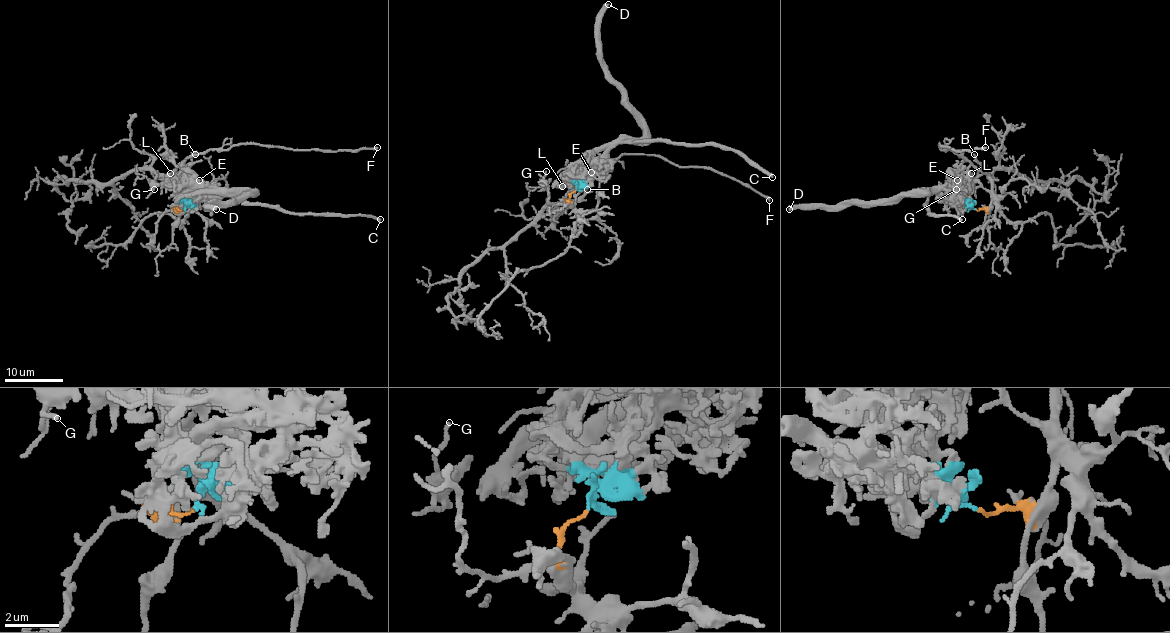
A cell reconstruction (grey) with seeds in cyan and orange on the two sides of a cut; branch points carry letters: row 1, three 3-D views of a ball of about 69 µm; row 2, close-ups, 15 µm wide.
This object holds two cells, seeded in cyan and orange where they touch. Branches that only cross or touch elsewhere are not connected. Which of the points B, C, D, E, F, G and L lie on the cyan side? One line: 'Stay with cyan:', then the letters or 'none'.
Stay with cyan: C, D, E, L

